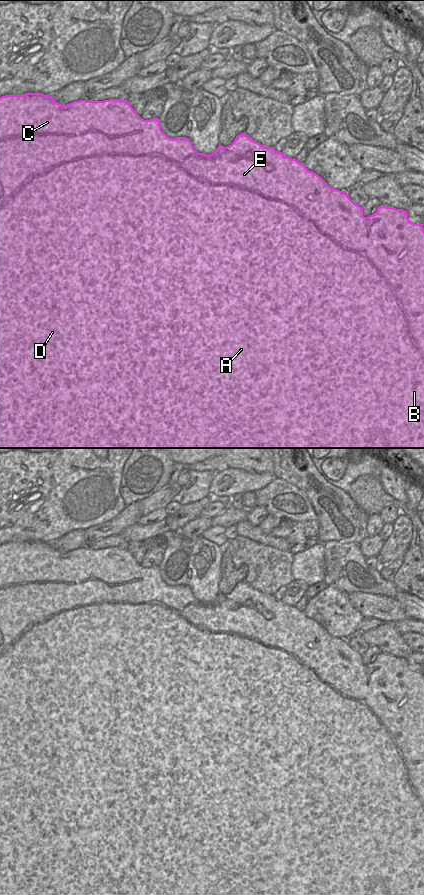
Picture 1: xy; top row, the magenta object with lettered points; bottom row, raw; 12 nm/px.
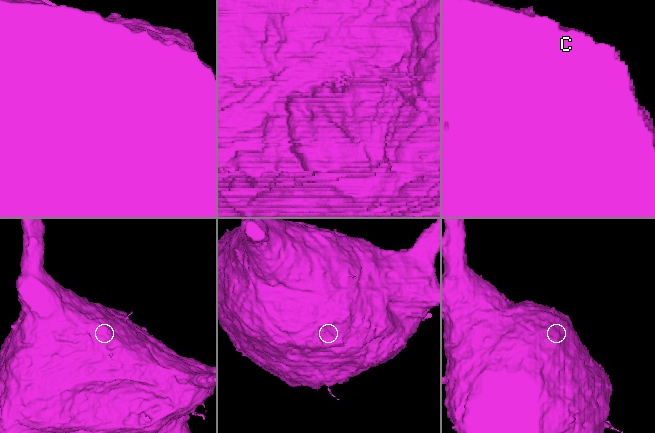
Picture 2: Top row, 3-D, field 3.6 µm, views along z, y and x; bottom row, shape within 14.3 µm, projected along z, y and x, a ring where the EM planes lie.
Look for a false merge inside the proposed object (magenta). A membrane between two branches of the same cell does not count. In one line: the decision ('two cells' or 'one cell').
one cell

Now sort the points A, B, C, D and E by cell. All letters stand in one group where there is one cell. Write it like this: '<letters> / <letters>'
A B C D E

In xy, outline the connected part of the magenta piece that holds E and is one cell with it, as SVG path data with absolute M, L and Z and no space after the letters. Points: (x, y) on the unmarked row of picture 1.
M25 541L25 542L23 542L23 543L5 543L5 544L2 544L2 545L0 545L0 895L424 895L424 676L423 676L423 673L424 673L424 672L414 672L414 671L412 671L412 670L411 670L411 669L410 669L410 668L409 668L409 666L408 666L408 663L407 663L407 659L405 659L405 658L403 658L403 657L396 657L396 656L392 656L392 655L386 655L386 654L384 654L384 653L381 653L381 654L379 654L379 655L378 655L378 656L377 656L377 658L376 658L376 660L375 660L375 661L374 661L374 662L372 662L372 663L370 663L370 664L368 664L368 665L364 665L364 664L363 664L363 656L362 656L362 655L360 655L360 654L359 654L359 653L357 653L357 652L356 652L356 651L354 651L354 650L353 650L353 649L352 649L352 648L351 648L351 647L350 647L350 646L349 646L349 644L348 644L348 642L347 642L347 640L346 640L346 639L340 639L340 638L338 638L338 637L333 637L333 636L331 636L331 635L330 635L330 634L329 634L329 633L328 633L328 632L327 632L327 631L326 631L326 630L325 630L325 629L324 629L324 628L323 628L323 627L322 627L322 626L321 626L321 625L320 625L320 624L319 624L319 623L317 623L317 622L316 622L316 621L314 621L314 620L312 620L312 619L309 619L309 618L308 618L308 617L307 617L307 616L306 616L306 615L305 615L305 613L304 613L304 611L300 611L300 610L298 610L298 609L297 609L297 608L296 608L296 607L295 607L295 606L294 606L294 607L292 607L292 606L290 606L290 605L286 605L286 604L284 604L284 603L283 603L283 602L282 602L282 601L281 601L281 600L276 600L276 599L275 599L275 597L274 597L274 595L265 595L265 594L263 594L263 593L261 593L261 592L260 592L260 591L258 591L258 590L256 590L256 589L254 589L254 588L252 588L252 587L251 587L251 586L250 586L250 585L249 585L249 584L248 584L248 583L246 583L246 582L245 582L245 581L242 581L242 582L240 582L240 583L237 583L237 584L236 584L236 586L235 586L235 588L234 588L234 589L233 589L233 591L232 591L232 592L231 592L231 593L229 593L229 594L227 594L227 595L224 595L224 594L222 594L222 593L219 593L219 594L218 594L218 596L217 596L217 597L216 597L216 599L215 599L215 600L213 600L213 601L212 601L212 602L210 602L210 603L206 603L206 602L204 602L204 601L199 601L199 600L197 600L197 599L196 599L196 598L195 598L195 597L194 597L194 595L193 595L193 593L192 593L192 590L191 590L191 589L190 589L190 588L189 588L189 587L188 587L188 586L186 586L186 585L176 585L176 586L174 586L174 587L172 587L172 586L170 586L170 585L168 585L168 584L167 584L167 583L166 583L166 582L165 582L165 581L164 581L164 580L163 580L163 579L162 579L162 578L161 578L161 574L160 574L160 568L159 568L159 567L158 567L158 566L154 566L154 567L150 567L150 568L144 568L144 567L142 567L142 566L141 566L141 565L140 565L140 564L139 564L139 563L138 563L138 562L137 562L137 561L136 561L136 560L135 560L135 559L134 559L134 558L133 558L133 556L132 556L132 555L131 555L131 553L130 553L130 552L129 552L129 550L128 550L128 549L127 549L127 548L118 548L118 547L109 547L109 548L104 548L104 549L86 549L86 548L79 548L79 549L74 549L74 550L72 550L72 551L69 551L69 552L67 552L67 553L61 553L61 552L59 552L59 551L57 551L57 550L56 550L56 549L55 549L55 548L54 548L54 547L53 547L53 545L52 545L52 544L49 544L49 543L44 543L44 542L42 542L42 541Z

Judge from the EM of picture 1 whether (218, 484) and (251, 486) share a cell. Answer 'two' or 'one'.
one

